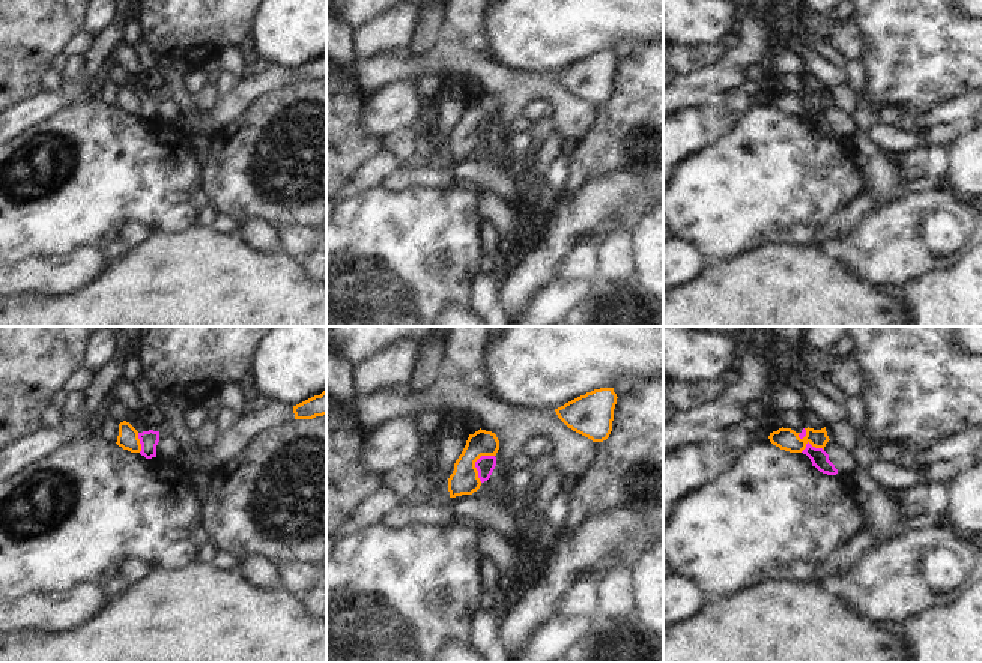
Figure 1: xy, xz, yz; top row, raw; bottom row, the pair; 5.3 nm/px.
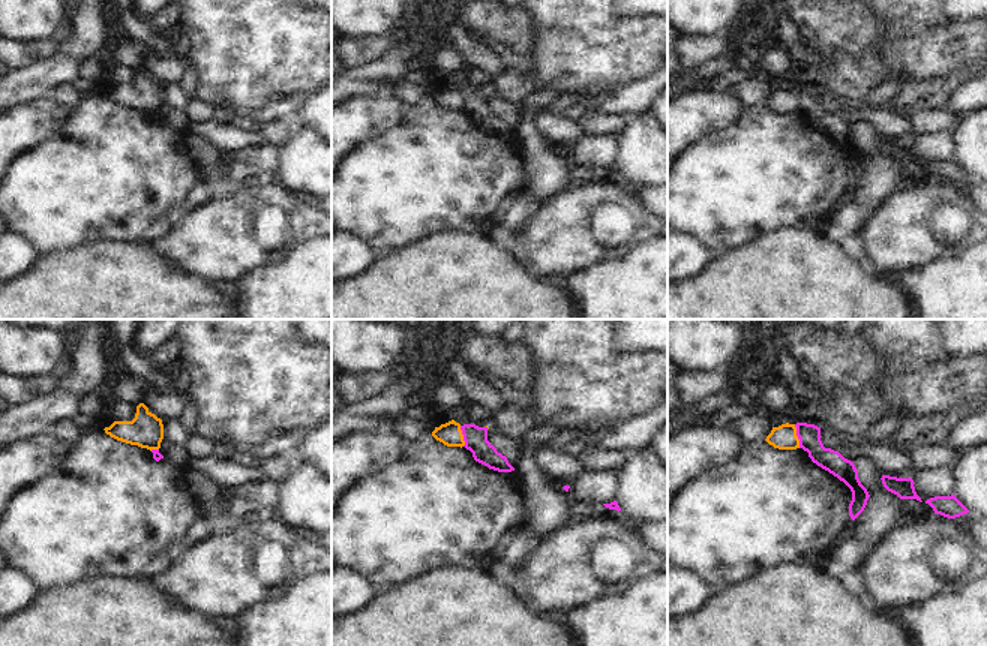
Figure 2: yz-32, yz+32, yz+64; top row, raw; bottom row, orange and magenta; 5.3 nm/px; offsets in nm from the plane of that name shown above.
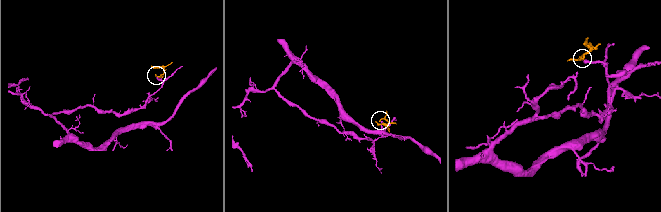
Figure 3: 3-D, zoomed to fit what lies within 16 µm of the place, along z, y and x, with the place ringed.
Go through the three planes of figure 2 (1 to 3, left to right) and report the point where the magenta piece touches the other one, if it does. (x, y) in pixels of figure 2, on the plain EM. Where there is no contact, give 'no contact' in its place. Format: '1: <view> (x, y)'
1: yz-32 (153, 113)
2: yz+32 (462, 101)
3: yz+64 (797, 101)

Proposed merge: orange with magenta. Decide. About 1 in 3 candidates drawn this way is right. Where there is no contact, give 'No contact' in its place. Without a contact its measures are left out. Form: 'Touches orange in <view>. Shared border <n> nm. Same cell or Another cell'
Touches orange in xz. Shared border 170 nm. Another cell.

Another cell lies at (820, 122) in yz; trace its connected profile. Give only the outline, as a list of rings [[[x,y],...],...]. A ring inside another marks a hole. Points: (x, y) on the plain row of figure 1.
[[[808,105],[806,111],[802,116],[811,122],[812,129],[815,129],[820,135],[827,137],[827,138],[838,137],[838,132],[829,123],[829,117],[823,111],[815,111]]]

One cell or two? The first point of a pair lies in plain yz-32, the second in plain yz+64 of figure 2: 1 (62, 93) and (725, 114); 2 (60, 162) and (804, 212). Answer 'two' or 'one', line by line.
1: two
2: one

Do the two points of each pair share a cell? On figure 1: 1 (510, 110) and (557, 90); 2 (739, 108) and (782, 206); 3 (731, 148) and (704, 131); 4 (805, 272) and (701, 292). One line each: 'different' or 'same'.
1: same
2: different
3: different
4: same

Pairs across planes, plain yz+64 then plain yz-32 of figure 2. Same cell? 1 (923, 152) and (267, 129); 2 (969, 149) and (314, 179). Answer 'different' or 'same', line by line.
1: different
2: same

